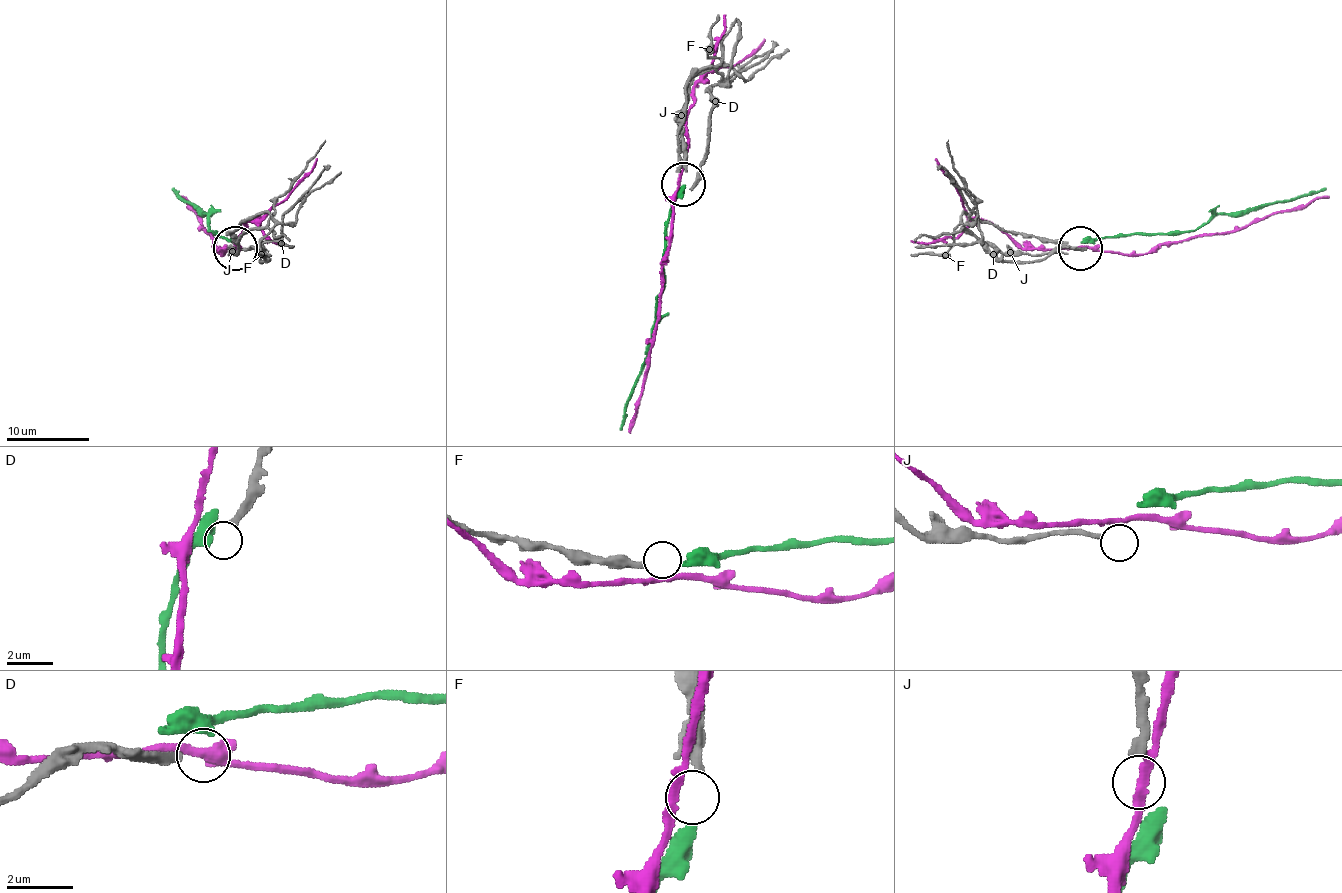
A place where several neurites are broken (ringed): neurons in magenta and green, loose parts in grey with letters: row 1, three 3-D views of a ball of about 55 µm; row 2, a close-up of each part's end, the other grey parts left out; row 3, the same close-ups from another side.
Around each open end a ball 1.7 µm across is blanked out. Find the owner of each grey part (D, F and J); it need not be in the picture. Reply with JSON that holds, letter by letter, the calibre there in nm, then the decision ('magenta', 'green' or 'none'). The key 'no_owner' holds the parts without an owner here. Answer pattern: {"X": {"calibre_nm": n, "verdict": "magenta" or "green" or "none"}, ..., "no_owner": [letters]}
{"D": {"calibre_nm": 280, "verdict": "none"}, "F": {"calibre_nm": 360, "verdict": "green"}, "J": {"calibre_nm": 240, "verdict": "none"}, "no_owner": ["D", "J"]}

